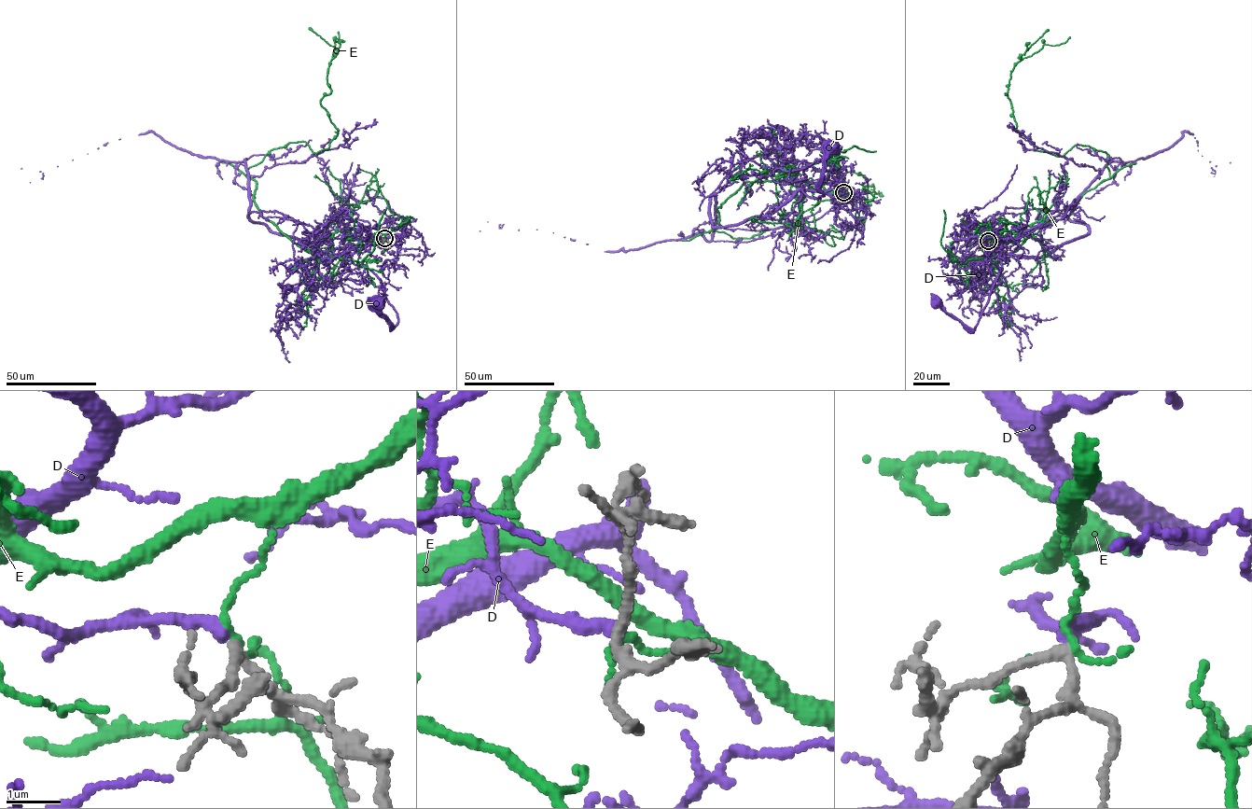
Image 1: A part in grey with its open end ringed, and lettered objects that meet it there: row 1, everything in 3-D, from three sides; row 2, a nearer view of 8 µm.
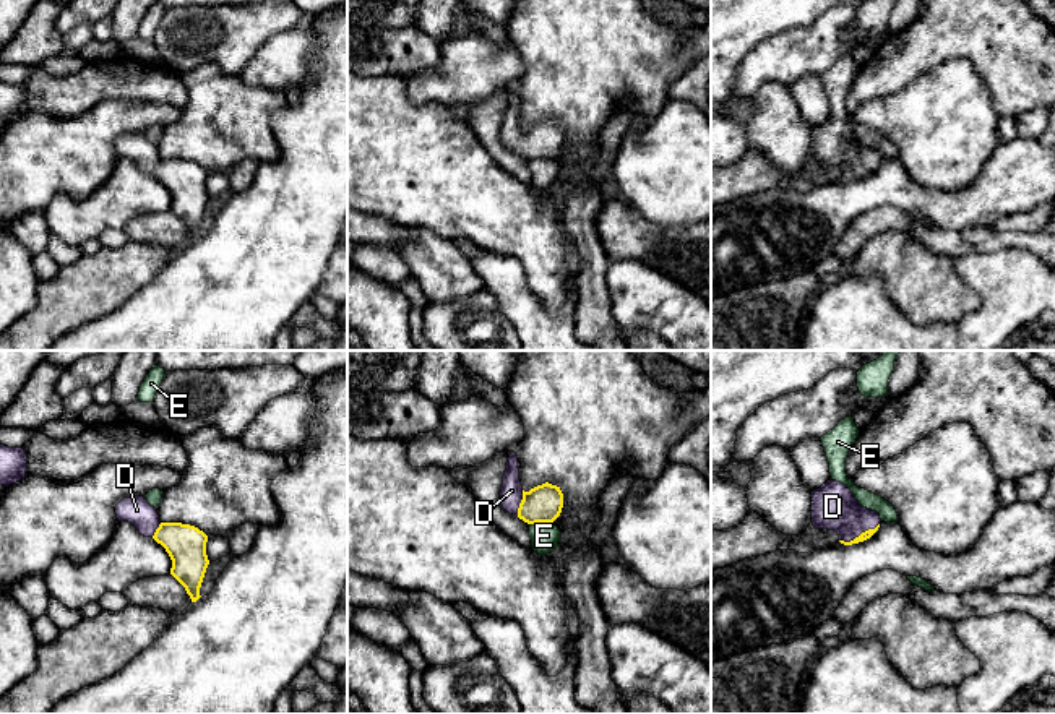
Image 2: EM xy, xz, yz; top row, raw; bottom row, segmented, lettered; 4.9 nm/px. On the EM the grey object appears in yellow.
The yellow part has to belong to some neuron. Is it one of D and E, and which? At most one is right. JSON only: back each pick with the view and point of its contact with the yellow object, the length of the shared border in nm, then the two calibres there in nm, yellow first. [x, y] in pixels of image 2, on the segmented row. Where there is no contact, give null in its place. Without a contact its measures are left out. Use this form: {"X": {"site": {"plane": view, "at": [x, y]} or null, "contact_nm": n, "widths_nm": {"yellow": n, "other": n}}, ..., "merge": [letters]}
{"D": {"site": {"plane": "yz", "at": [861, 534]}, "contact_nm": 220, "widths_nm": {"yellow": 50, "other": 220}}, "merge": ["D"]}

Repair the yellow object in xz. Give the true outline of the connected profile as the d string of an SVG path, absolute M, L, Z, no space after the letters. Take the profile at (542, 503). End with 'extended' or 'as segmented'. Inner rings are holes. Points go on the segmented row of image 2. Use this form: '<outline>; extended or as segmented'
M513 451L503 475L500 503L506 513L516 514L528 524L553 523L562 513L563 493L560 487L549 482L524 492L519 482L518 456Z; extended

